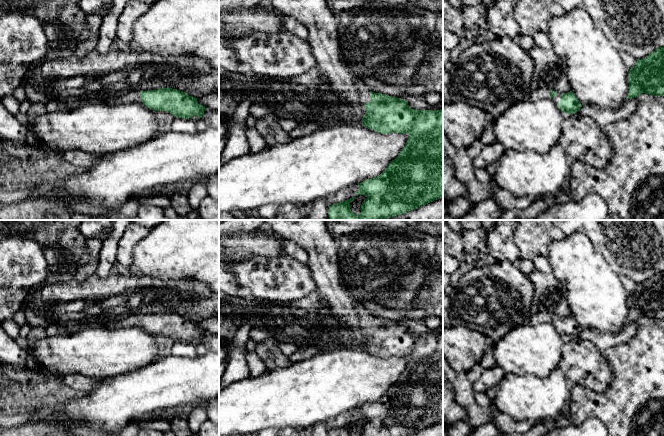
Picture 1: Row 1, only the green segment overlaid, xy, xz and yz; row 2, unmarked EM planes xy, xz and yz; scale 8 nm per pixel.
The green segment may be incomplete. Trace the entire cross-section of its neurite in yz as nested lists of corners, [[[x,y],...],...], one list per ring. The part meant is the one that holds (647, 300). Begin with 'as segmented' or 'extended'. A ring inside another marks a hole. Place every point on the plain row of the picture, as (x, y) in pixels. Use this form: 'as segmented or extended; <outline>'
as segmented; [[[659,271],[644,283],[636,283],[635,290],[628,297],[629,315],[627,323],[642,317],[664,320],[664,271]]]

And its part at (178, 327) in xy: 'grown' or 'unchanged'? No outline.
grown

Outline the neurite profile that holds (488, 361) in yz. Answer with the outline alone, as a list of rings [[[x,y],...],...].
[[[487,347],[483,359],[480,362],[483,369],[492,368],[496,365],[493,348]]]

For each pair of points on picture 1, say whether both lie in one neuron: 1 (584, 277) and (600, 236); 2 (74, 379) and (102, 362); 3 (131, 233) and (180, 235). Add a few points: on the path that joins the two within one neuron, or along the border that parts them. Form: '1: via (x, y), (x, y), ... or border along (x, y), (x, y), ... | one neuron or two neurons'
1: border along (578, 231), (581, 231), (588, 238), (610, 265) | two neurons
2: border along (60, 377), (66, 374), (79, 373), (97, 379) | two neurons
3: border along (151, 230), (136, 244), (133, 254) | two neurons

